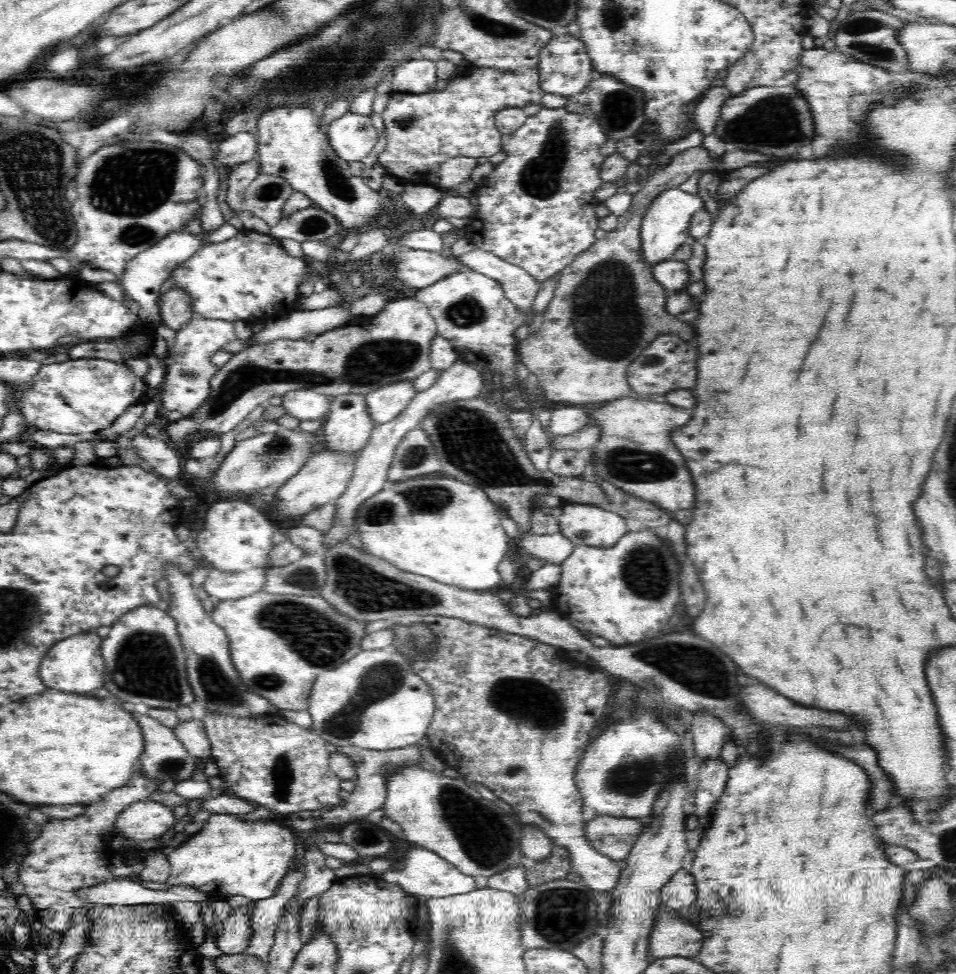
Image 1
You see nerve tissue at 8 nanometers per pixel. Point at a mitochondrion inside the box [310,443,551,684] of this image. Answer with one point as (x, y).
(359, 587)

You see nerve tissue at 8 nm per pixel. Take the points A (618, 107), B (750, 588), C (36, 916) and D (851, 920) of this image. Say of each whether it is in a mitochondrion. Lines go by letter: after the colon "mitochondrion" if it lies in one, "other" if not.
A: mitochondrion
B: other
C: other
D: other

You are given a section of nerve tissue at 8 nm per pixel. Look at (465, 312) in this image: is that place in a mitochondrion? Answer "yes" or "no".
yes

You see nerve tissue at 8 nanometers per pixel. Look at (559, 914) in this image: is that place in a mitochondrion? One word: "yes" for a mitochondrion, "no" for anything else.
yes

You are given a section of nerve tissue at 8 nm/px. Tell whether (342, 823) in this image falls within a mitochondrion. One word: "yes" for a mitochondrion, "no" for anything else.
no

